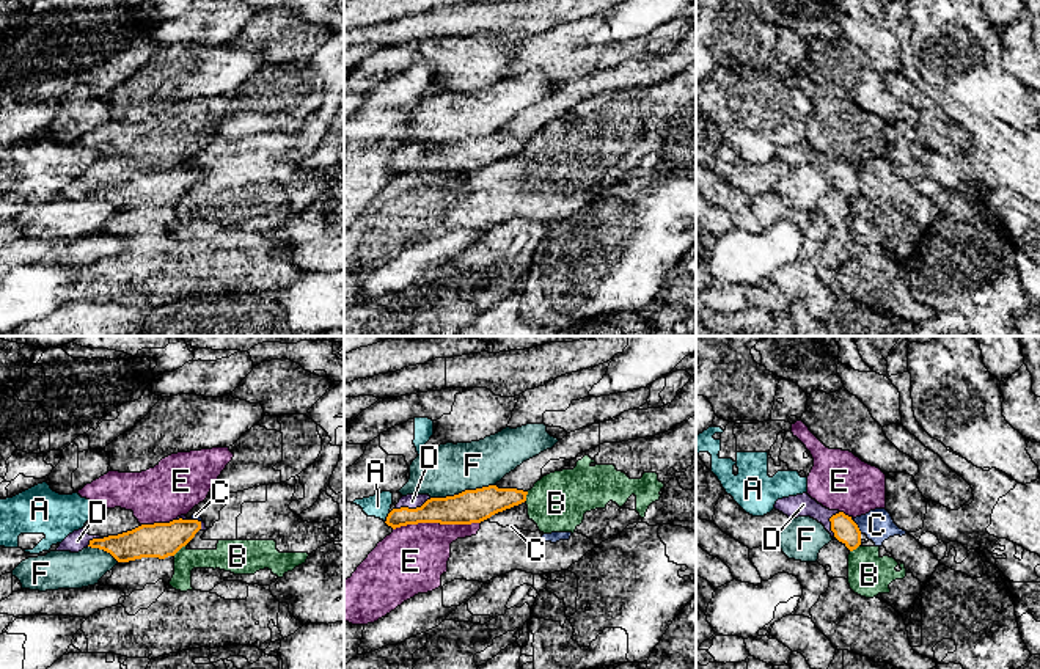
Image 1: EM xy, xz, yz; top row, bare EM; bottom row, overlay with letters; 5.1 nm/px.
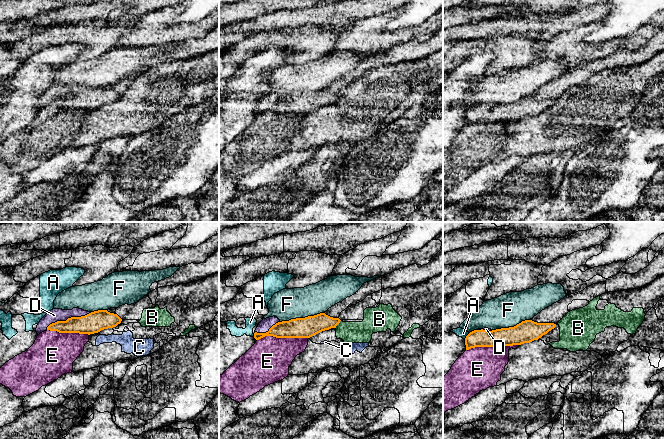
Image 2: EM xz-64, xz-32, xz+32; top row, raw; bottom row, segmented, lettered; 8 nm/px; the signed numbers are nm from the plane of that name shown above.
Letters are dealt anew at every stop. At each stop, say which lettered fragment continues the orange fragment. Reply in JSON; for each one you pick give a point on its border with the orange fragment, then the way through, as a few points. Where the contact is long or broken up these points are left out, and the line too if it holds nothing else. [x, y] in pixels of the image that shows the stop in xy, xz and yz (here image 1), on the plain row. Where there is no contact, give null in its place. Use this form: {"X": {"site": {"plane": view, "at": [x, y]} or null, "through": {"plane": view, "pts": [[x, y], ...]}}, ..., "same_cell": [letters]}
{"D": {"site": {"plane": "xz", "at": [412, 157]}}, "same_cell": ["D"]}

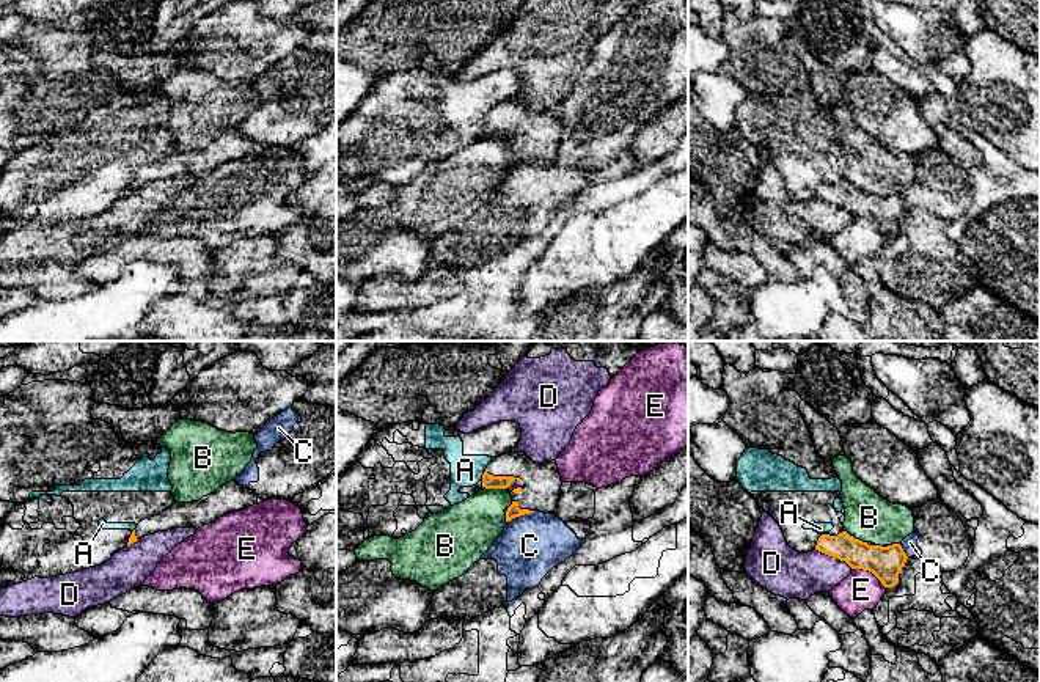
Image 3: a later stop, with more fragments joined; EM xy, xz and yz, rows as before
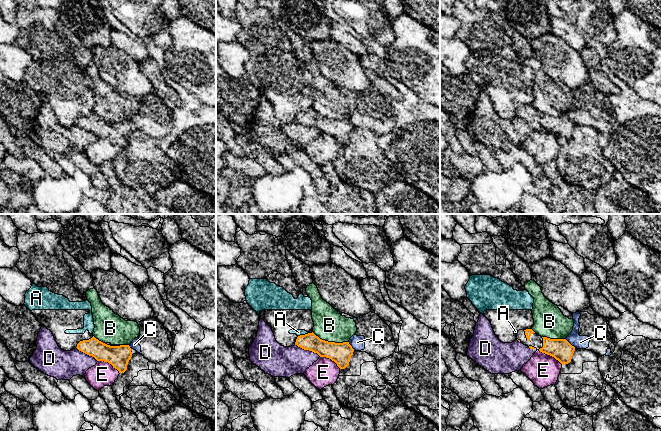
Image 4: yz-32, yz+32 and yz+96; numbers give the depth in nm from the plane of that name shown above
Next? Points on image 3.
{"same_cell": []}

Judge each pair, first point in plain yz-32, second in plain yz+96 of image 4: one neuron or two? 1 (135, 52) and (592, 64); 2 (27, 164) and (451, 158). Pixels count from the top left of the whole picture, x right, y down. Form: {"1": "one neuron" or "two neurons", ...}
{"1": "two neurons", "2": "one neuron"}

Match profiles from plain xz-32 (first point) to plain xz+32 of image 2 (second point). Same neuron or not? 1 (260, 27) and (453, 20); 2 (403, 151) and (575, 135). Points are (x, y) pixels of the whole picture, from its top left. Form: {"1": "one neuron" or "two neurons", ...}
{"1": "two neurons", "2": "two neurons"}

